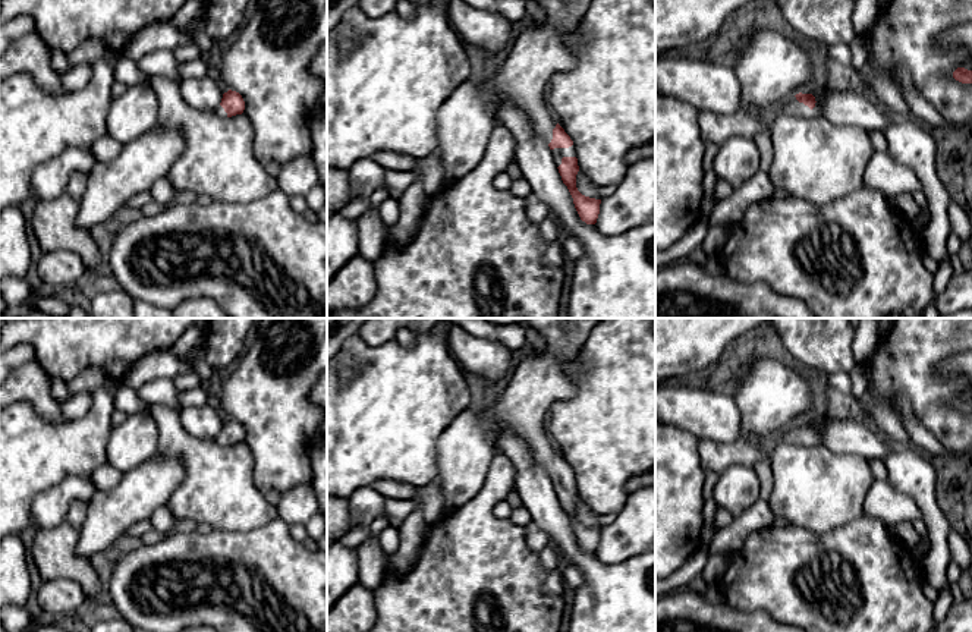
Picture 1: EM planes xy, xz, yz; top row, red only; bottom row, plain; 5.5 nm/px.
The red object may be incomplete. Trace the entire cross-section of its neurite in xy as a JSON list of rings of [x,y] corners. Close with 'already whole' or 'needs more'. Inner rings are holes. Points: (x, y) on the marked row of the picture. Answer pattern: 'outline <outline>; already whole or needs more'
outline [[[229,89],[223,94],[221,103],[214,111],[216,114],[221,117],[232,117],[236,114],[242,114],[245,110],[245,101],[242,95],[236,91]]]; needs more

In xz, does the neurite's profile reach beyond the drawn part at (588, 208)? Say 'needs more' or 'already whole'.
needs more

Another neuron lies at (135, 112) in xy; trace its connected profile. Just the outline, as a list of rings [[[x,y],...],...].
[[[152,81],[129,87],[111,100],[106,116],[107,135],[123,145],[157,126],[157,122],[158,97]]]

